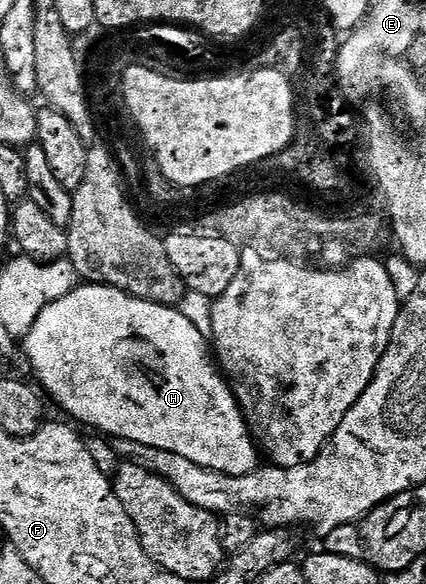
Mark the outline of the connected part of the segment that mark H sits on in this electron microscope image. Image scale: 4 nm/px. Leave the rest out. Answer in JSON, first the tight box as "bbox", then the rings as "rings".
{"bbox":[25,282,261,476],"rings":[[[83,282],[72,292],[65,294],[65,298],[57,298],[57,302],[41,310],[37,322],[33,322],[29,334],[25,337],[25,344],[27,344],[27,360],[31,363],[40,386],[72,416],[70,417],[72,421],[80,420],[81,423],[88,424],[89,427],[96,428],[97,431],[104,432],[115,440],[128,440],[141,446],[181,454],[181,458],[189,458],[189,462],[197,466],[214,472],[224,472],[230,476],[244,476],[260,467],[261,456],[257,451],[257,445],[251,431],[247,428],[239,403],[236,402],[235,395],[231,393],[230,384],[227,383],[222,371],[217,370],[208,337],[203,336],[201,330],[197,330],[197,326],[193,326],[193,322],[189,322],[189,318],[185,318],[185,314],[178,307],[155,304],[151,300],[141,300],[138,296],[123,292],[119,288],[111,288],[107,284]]]}

